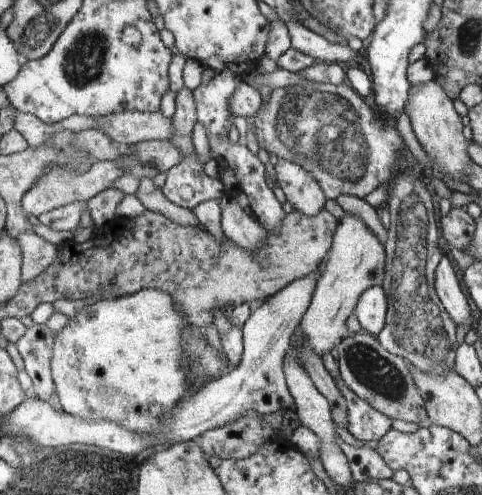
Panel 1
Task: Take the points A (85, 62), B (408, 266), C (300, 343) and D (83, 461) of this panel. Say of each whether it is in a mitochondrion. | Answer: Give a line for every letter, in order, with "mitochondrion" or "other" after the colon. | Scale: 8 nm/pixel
A: mitochondrion
B: mitochondrion
C: other
D: other

